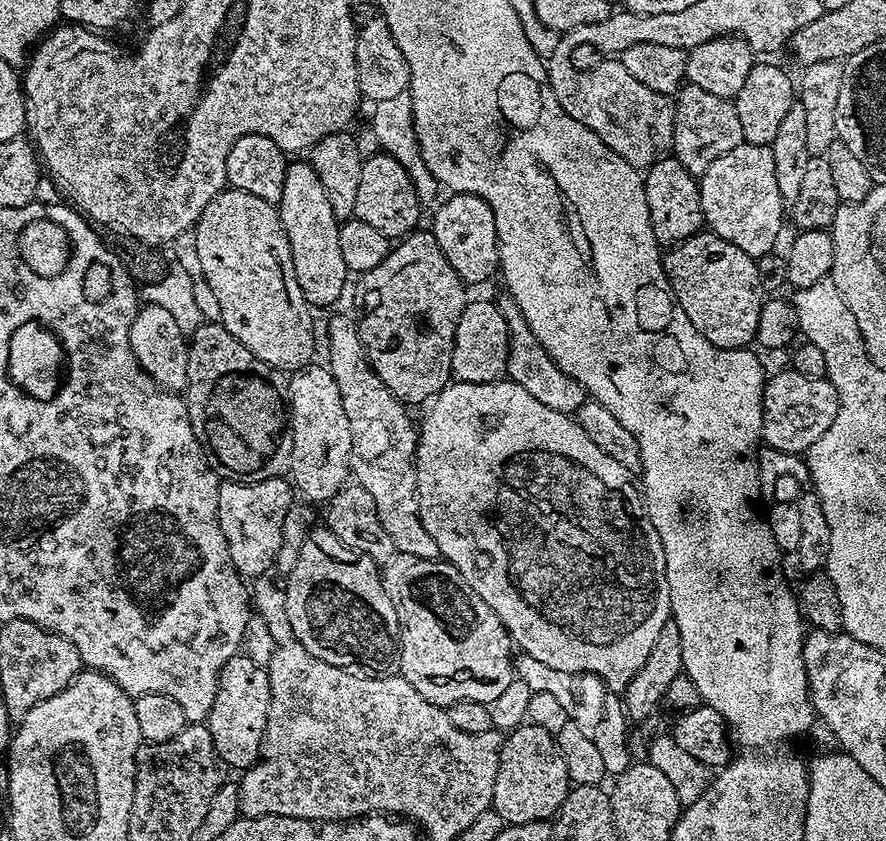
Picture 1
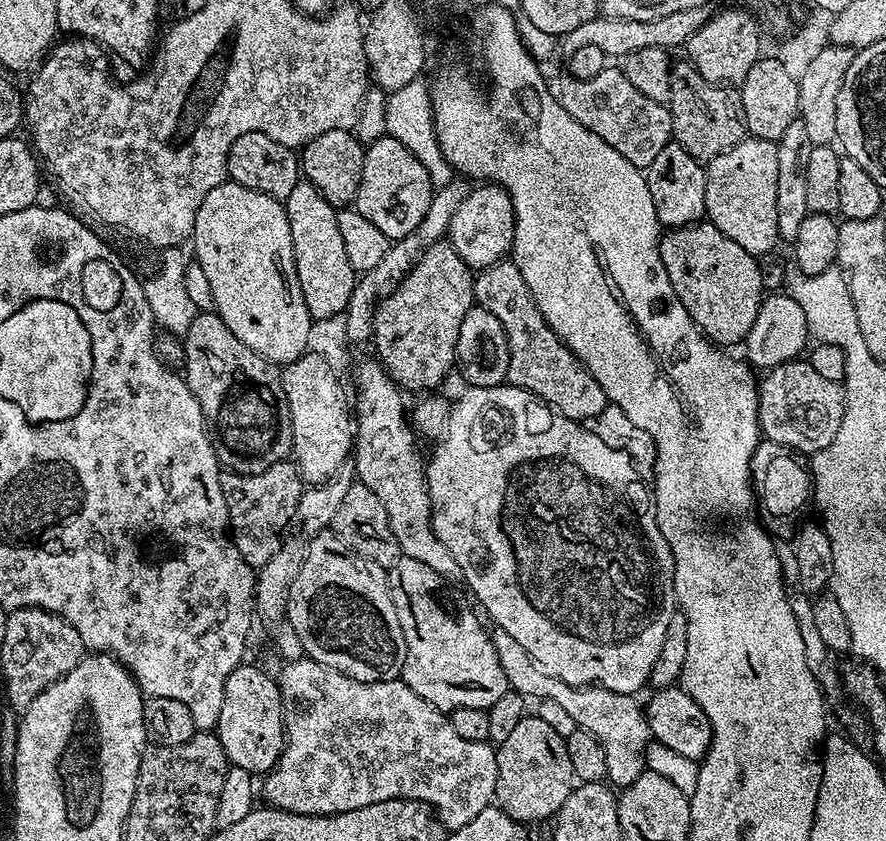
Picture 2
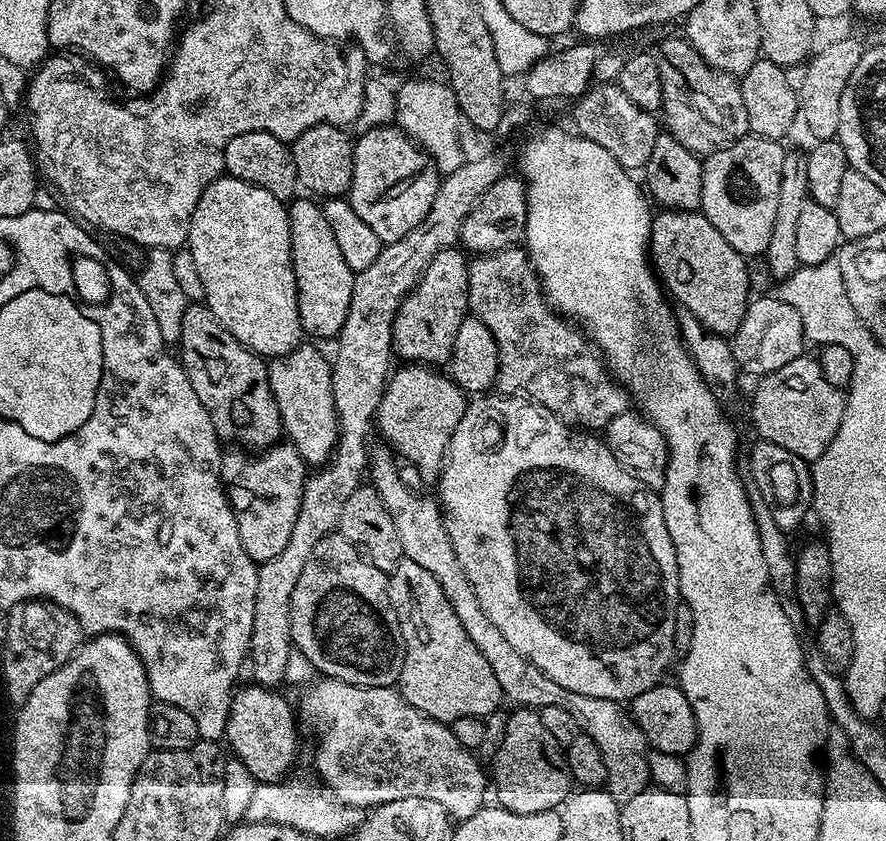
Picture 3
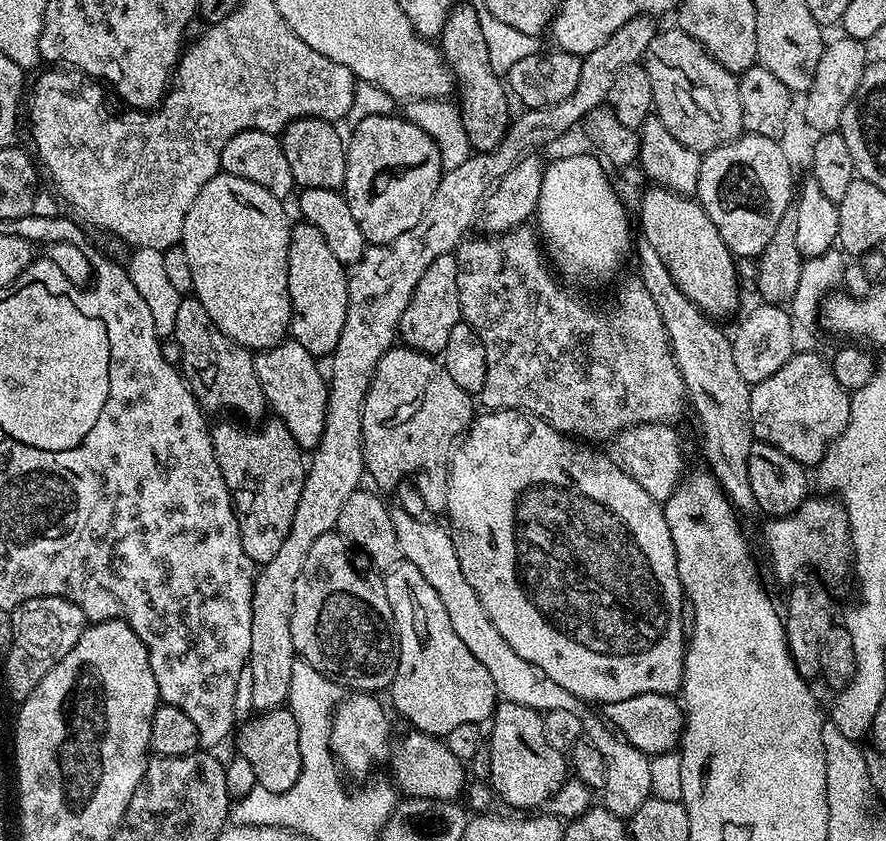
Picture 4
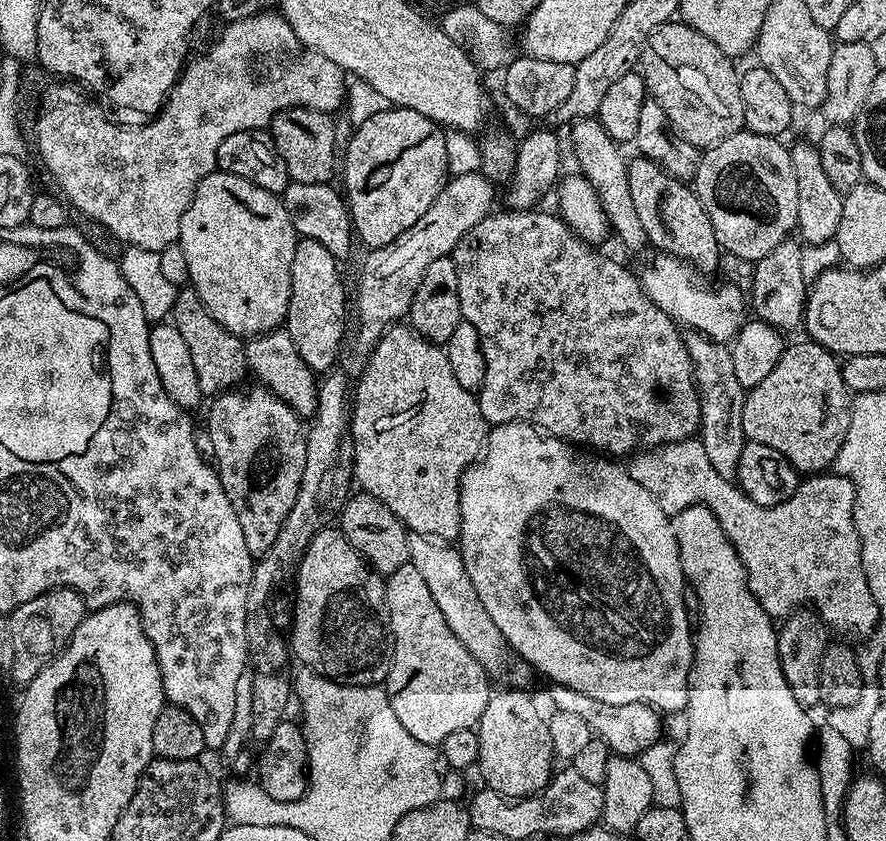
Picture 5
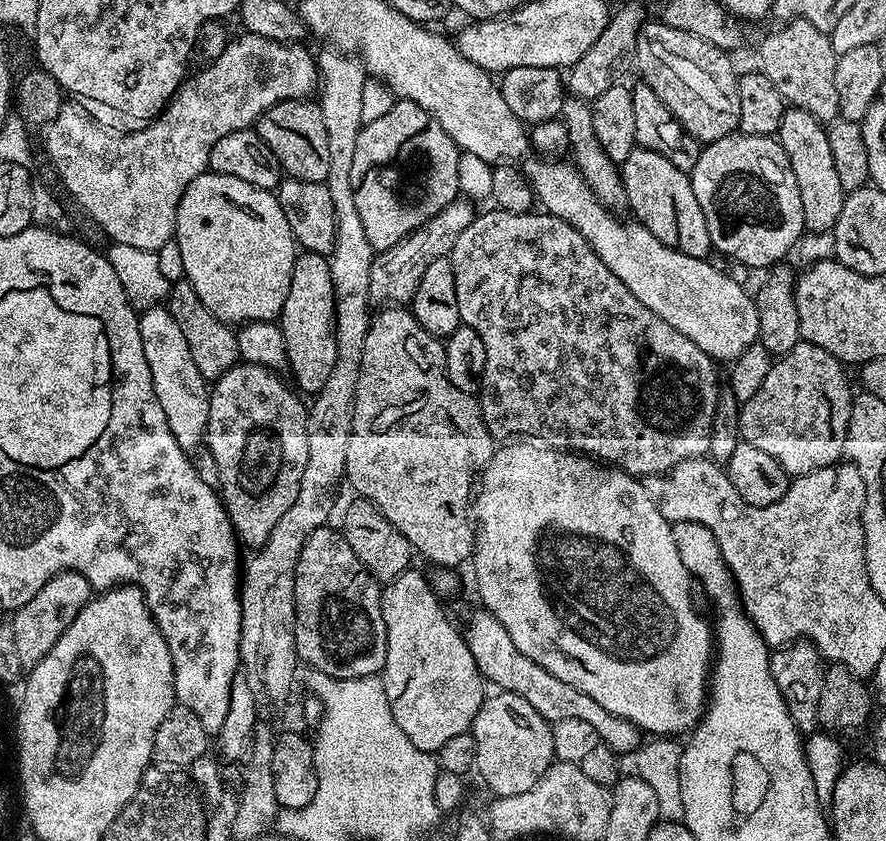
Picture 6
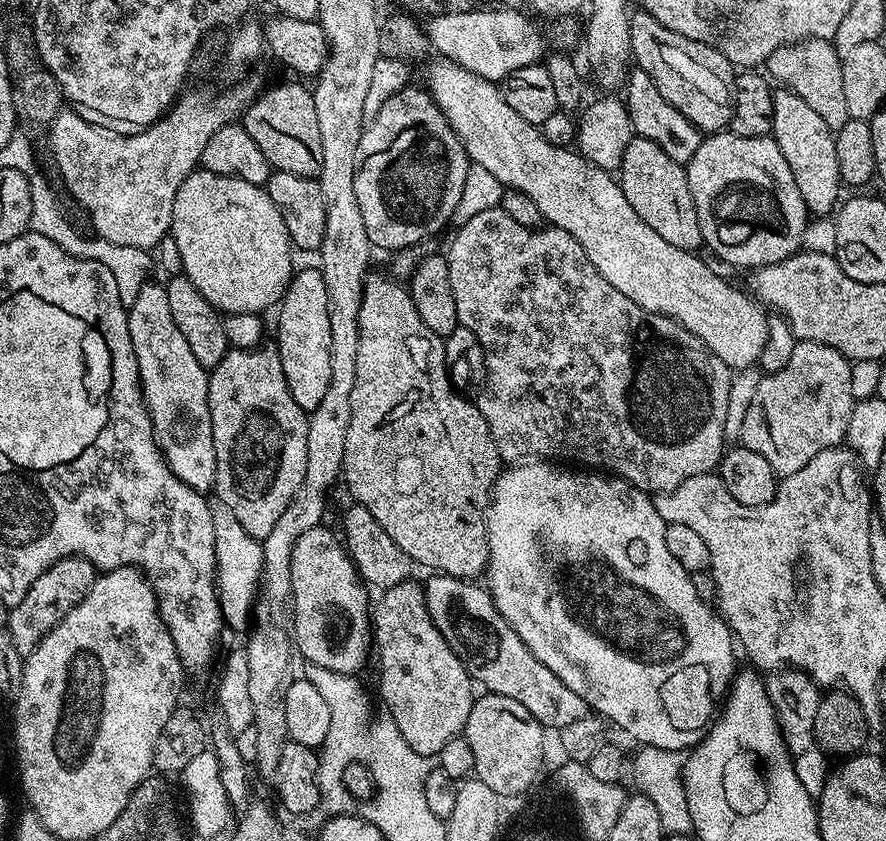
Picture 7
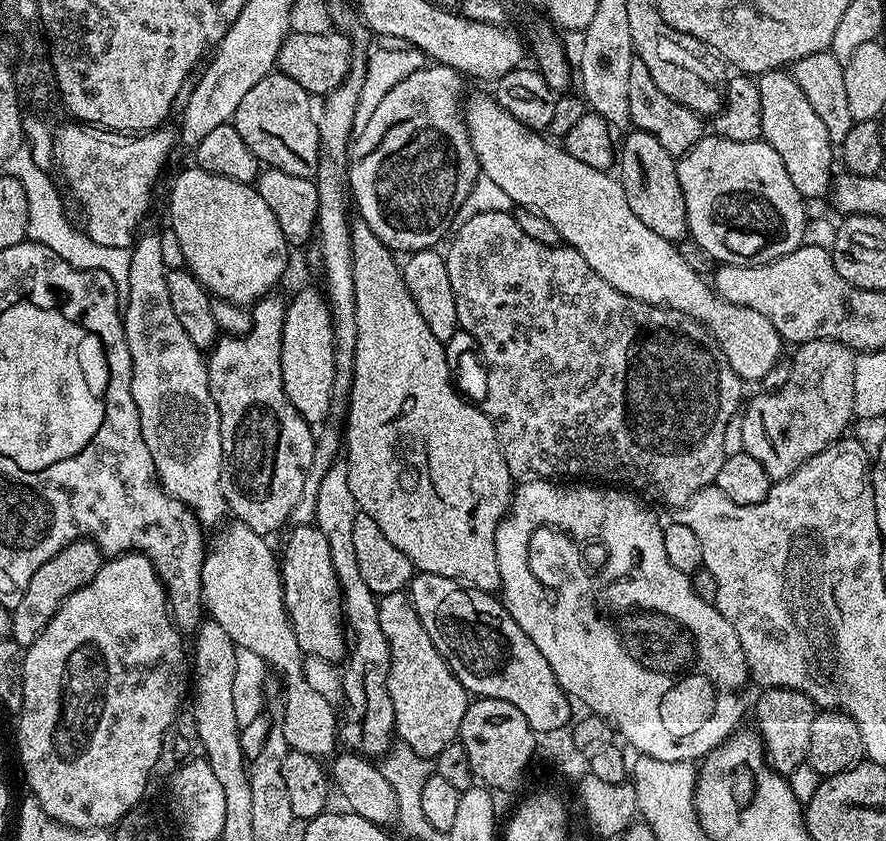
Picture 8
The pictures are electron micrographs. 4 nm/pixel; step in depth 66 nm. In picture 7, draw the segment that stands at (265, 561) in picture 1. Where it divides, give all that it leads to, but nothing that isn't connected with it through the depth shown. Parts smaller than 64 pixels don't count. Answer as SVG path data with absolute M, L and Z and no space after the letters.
M272 346L259 348L232 348L208 372L208 401L210 422L216 451L216 483L214 492L218 500L230 508L242 528L263 542L266 534L274 530L278 518L286 514L286 506L296 498L306 474L306 434L309 413L303 412L294 402L294 394L286 386L282 374L280 353Z

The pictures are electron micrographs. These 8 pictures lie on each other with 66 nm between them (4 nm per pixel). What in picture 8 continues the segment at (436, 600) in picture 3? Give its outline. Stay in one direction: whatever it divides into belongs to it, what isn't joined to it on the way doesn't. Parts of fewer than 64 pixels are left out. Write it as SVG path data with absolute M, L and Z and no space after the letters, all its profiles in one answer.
M404 592L379 597L378 618L382 626L382 634L386 634L386 642L390 646L392 655L388 689L390 702L394 702L395 735L406 747L414 750L414 754L434 758L442 750L446 750L446 746L450 746L452 740L459 737L462 714L466 714L468 709L470 693L464 689L462 682L458 682L458 678L434 646L434 642L430 640L430 634L426 634L426 626L422 626L418 614L412 608L411 599Z

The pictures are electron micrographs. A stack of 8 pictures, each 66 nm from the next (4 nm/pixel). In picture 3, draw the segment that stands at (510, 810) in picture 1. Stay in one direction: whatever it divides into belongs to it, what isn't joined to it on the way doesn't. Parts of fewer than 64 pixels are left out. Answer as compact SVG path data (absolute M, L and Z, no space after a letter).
M517 707L509 715L502 746L498 750L495 760L490 764L490 780L494 785L494 792L496 788L495 803L514 814L530 817L532 814L559 809L568 800L574 788L572 775L568 772L568 758L562 745L554 742L554 737L547 732L546 726L542 726L539 711Z

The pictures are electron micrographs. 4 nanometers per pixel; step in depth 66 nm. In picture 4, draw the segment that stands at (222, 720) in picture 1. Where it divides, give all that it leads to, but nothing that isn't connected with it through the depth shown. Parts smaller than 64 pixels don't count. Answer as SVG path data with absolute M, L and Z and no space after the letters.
M287 707L275 708L252 717L253 720L248 720L245 724L243 721L239 725L234 736L235 751L250 762L259 787L270 790L274 794L282 794L290 790L302 774L302 754L298 748L298 722Z

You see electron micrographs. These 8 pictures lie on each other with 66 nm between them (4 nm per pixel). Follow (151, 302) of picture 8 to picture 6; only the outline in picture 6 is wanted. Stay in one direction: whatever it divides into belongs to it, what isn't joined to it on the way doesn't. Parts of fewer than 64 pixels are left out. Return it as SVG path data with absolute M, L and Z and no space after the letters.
M157 306L145 308L139 313L140 333L142 334L142 351L146 354L146 366L150 366L150 378L154 384L154 394L162 406L162 414L166 414L166 422L170 426L170 434L186 450L193 450L205 443L208 431L208 394L209 381L198 374L198 366L194 366L194 357L190 354L190 345L174 322L167 307Z

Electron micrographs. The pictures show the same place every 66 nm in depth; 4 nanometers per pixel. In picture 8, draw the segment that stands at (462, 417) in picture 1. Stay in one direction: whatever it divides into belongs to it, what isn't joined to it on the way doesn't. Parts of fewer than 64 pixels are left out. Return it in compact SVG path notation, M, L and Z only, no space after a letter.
M528 478L523 481L524 484L515 489L512 493L512 507L507 516L500 521L498 530L496 531L496 561L498 562L498 574L500 575L499 591L504 592L502 595L502 603L508 609L509 614L514 618L514 622L518 622L518 626L522 626L522 630L526 634L526 638L530 638L530 642L534 642L534 646L538 646L538 650L542 654L542 658L546 658L546 662L550 662L550 670L554 670L556 681L564 688L569 697L573 701L585 704L587 711L593 716L601 716L612 725L617 733L620 732L633 744L639 755L649 756L650 758L658 758L662 762L693 762L703 761L719 744L724 743L733 732L741 727L740 719L744 716L744 691L750 688L750 677L748 674L748 660L744 657L742 650L742 642L738 642L738 634L734 630L734 626L730 626L730 622L726 622L726 618L722 618L722 614L716 609L715 603L703 601L702 598L695 593L694 586L690 579L689 573L678 570L670 563L670 558L666 558L666 542L664 541L664 530L661 521L656 521L656 516L647 508L645 501L639 495L633 494L628 490L621 490L616 486L601 486L596 482L560 482L564 484L555 484L557 481L552 478Z

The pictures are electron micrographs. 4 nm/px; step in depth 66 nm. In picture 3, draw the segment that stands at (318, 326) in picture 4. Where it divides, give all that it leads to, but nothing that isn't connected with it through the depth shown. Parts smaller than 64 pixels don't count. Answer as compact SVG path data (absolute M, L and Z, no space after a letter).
M293 199L287 205L300 326L307 335L309 332L312 336L336 338L346 322L346 310L350 310L356 273L346 266L346 258L342 258L342 249L334 238L334 230L330 230L330 222L326 222L323 207L315 199L300 199Z

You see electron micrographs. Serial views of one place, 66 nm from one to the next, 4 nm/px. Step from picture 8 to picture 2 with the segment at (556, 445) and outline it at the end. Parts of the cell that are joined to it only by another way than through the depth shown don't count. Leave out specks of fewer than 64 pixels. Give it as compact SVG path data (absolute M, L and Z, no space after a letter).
M505 258L499 264L483 269L475 277L474 300L479 307L488 308L490 314L494 314L494 318L498 318L498 322L502 322L502 330L508 339L507 383L513 384L515 388L534 393L549 408L571 420L588 422L603 410L606 401L598 382L594 382L594 378L584 367L583 362L572 355L570 349L556 337L554 330L550 330L550 326L542 318L538 306L532 301L532 295L518 270L518 266L512 263L511 259Z

